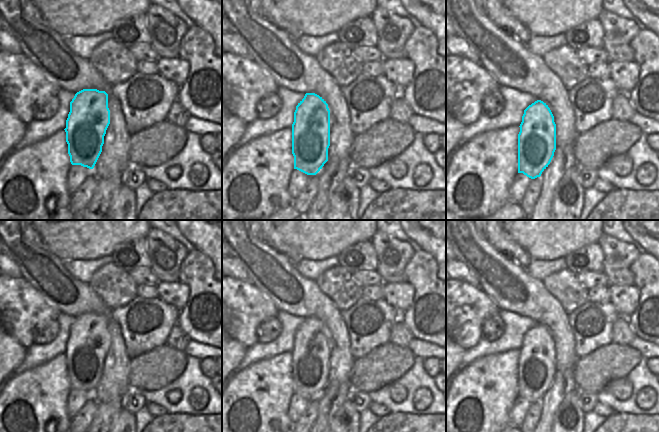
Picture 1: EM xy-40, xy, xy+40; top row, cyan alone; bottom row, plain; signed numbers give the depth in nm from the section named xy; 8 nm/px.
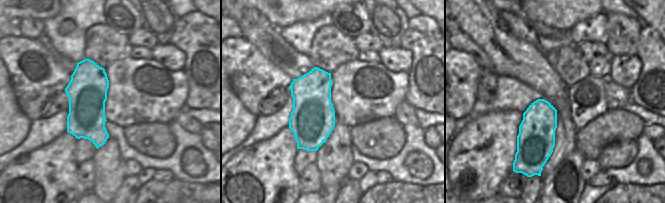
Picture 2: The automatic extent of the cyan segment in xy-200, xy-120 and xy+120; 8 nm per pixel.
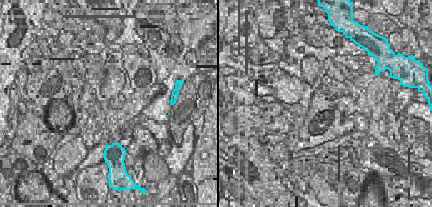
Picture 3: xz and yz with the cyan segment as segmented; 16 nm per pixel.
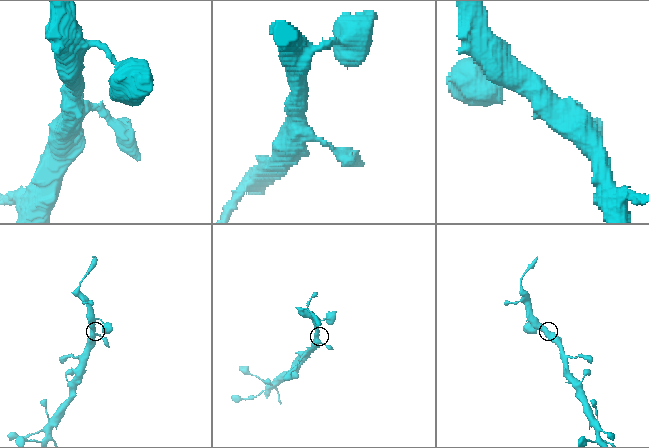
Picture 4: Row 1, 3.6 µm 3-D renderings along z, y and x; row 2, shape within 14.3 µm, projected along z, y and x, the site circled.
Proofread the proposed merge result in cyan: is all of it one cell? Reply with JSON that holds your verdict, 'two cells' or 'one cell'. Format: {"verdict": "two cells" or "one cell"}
{"verdict": "one cell"}

